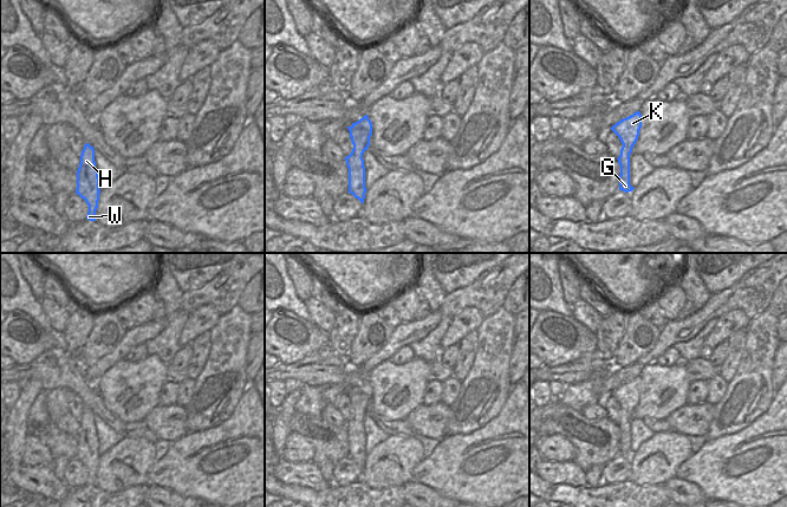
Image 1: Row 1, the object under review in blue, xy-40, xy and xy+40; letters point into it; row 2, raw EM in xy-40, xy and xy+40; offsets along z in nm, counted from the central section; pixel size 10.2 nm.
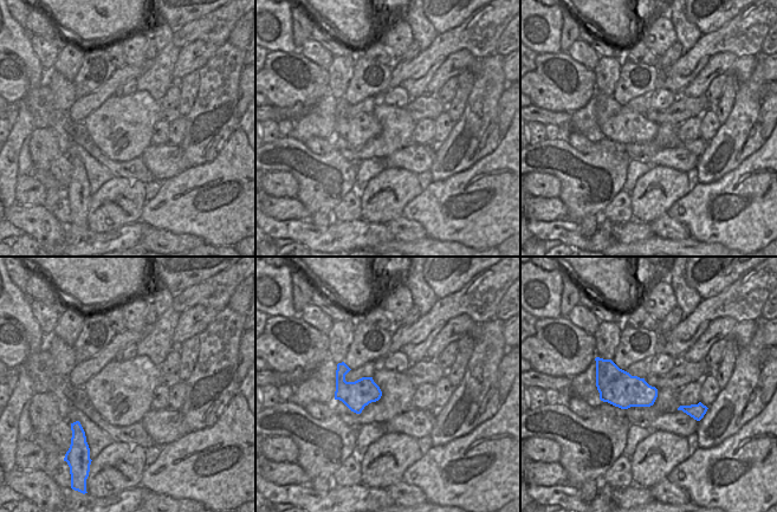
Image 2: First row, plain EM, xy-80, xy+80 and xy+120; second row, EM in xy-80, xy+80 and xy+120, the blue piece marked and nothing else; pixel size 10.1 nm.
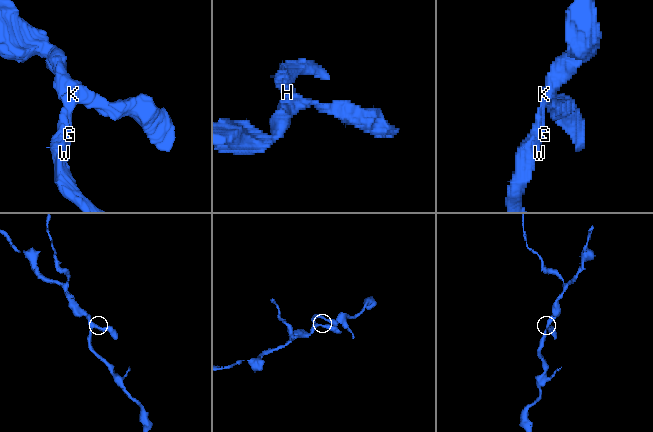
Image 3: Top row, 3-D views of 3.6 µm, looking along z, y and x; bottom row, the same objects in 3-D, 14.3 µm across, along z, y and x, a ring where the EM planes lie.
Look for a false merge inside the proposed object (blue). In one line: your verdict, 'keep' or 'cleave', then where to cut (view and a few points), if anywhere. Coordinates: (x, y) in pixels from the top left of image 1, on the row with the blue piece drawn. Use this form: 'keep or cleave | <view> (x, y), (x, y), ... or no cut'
keep | no cut

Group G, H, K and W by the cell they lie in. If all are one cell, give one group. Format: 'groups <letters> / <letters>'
groups G H K W

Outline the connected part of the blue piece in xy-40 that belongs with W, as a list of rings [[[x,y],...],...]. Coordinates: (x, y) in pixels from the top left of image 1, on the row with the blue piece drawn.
[[[89,143],[84,145],[80,155],[80,163],[77,170],[77,189],[78,194],[89,206],[86,219],[96,221],[96,210],[99,201],[99,177],[95,162],[95,149]]]

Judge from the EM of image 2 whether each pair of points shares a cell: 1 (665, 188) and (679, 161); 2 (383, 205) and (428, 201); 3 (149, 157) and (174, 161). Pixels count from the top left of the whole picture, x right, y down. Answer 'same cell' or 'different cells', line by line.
1: different cells
2: different cells
3: same cell

